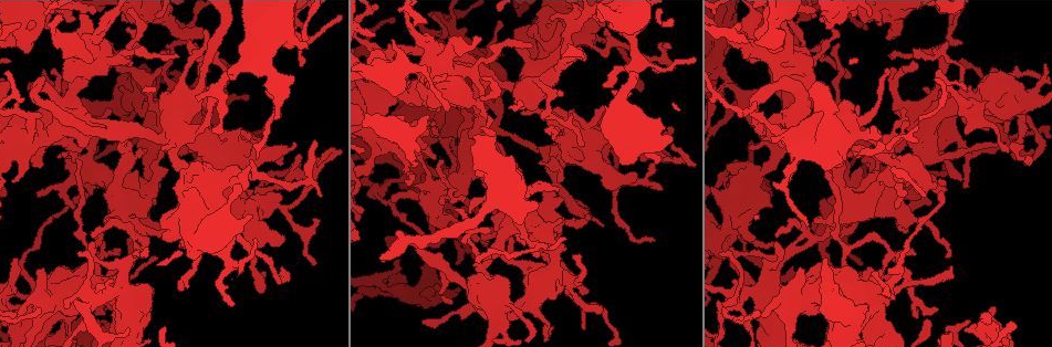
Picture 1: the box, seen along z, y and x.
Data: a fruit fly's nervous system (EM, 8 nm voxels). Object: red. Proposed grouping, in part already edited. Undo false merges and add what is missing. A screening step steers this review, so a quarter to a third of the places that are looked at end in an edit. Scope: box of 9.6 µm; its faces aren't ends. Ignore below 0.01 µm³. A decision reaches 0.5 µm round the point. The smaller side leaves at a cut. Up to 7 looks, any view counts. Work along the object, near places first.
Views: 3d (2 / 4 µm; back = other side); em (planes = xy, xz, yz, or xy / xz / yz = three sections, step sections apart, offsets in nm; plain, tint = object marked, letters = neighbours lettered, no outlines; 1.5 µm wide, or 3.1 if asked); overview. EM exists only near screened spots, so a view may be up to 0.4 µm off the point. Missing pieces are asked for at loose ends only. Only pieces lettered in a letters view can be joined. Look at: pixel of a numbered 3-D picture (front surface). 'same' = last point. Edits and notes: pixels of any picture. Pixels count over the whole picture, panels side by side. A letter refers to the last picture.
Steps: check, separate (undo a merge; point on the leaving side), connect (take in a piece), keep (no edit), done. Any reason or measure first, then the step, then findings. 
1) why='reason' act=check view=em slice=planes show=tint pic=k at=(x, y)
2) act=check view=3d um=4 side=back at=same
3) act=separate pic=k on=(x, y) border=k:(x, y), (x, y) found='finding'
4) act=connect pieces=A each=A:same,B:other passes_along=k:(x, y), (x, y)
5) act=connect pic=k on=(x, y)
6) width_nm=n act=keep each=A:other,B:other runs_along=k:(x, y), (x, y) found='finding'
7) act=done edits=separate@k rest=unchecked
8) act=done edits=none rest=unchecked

why='an open end' act=check view=em slice=planes show=letters pic=1 at=(312, 263)

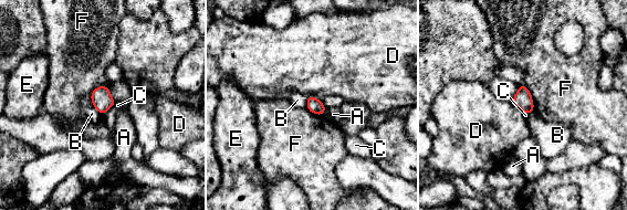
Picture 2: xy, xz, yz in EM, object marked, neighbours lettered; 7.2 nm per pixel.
width_nm=110 act=keep each=A:other,B:other,C:other,D:other,E:other,F:other border=2:(523, 83), (530, 92), (534, 111) found='no lettered piece goes on from it'

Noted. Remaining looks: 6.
why='sudden change in width' act=check view=em slice=planes show=letters pic=1 at=(278, 205)

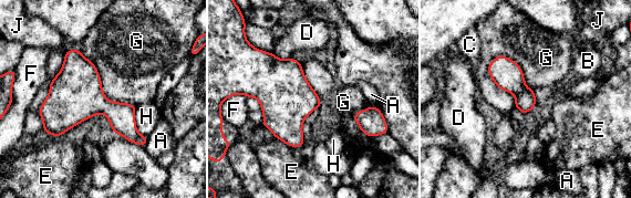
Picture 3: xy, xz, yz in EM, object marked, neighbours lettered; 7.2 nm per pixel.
width_nm=150 act=keep each=A:other,B:other,C:other,D:other,E:other,F:other,G:other,H:other,J:other border=3:(80, 50), (103, 94), (136, 106) found='one cell here'

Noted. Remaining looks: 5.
act=check view=3d um=4 pic=1 at=(915, 219)

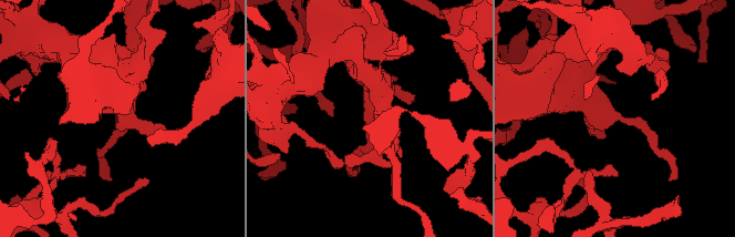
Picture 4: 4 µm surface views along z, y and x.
arms=3 why='now the EM' act=check view=em slice=xy step=8 show=tint pic=4 at=(122, 117)

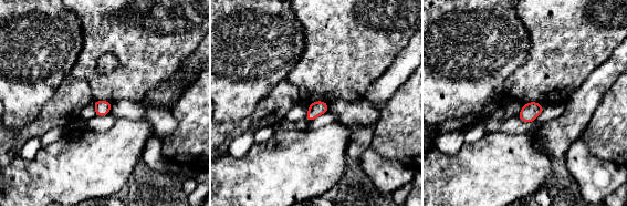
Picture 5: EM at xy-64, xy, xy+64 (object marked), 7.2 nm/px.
why='another direction' act=check view=em slice=planes show=letters at=same

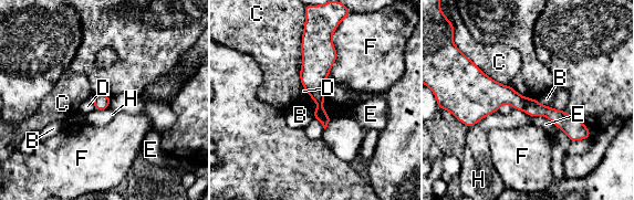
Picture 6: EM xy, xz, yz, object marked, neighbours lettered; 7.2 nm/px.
act=keep each=B:other,C:other,D:other,E:other,F:other,H:other runs_along=6:(335, 3), (318, 30), (321, 114) found='all the same cell'

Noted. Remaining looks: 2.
act=done edits=none rest=unchecked

